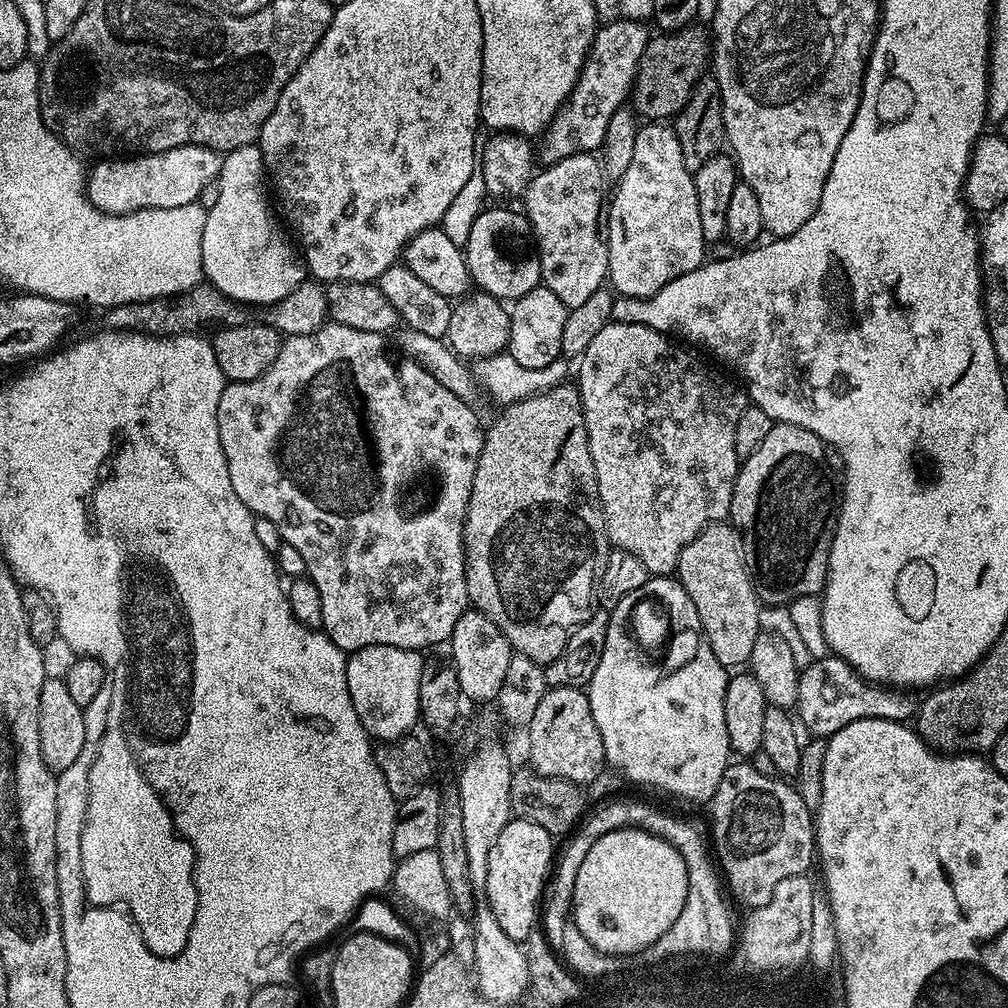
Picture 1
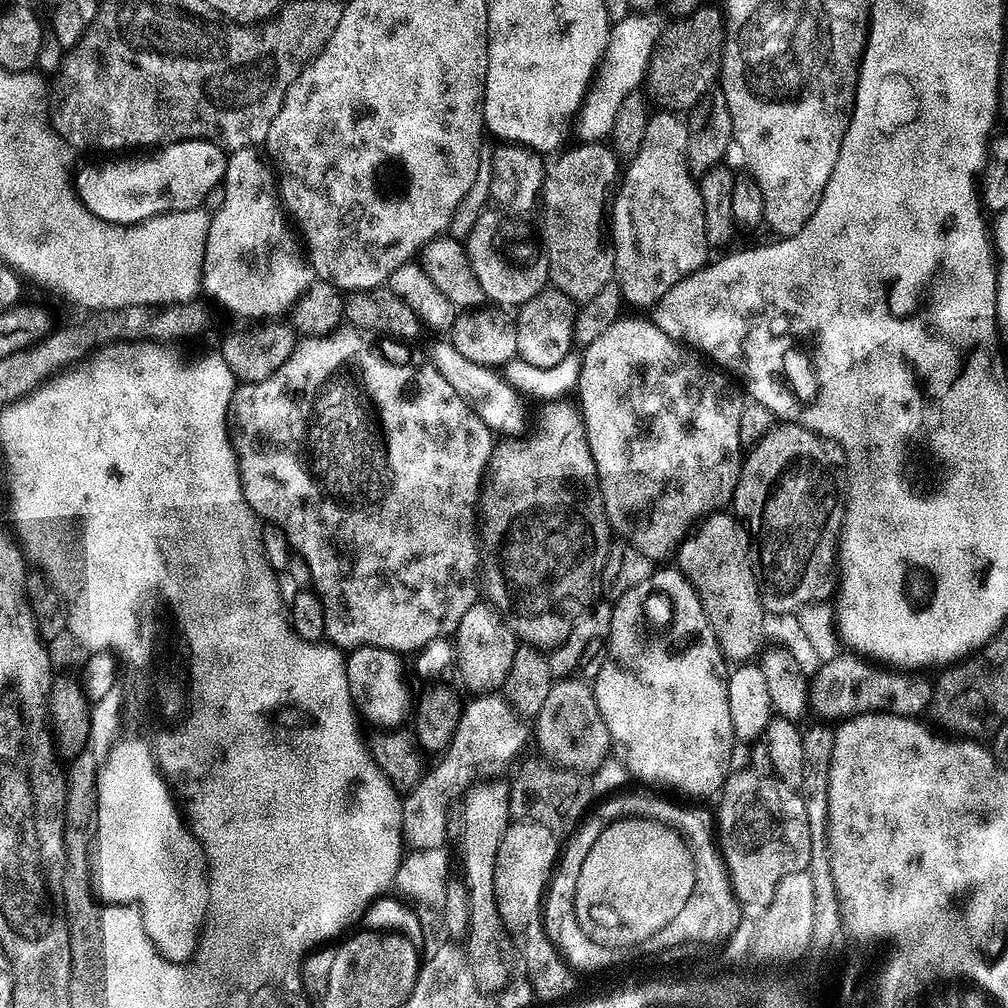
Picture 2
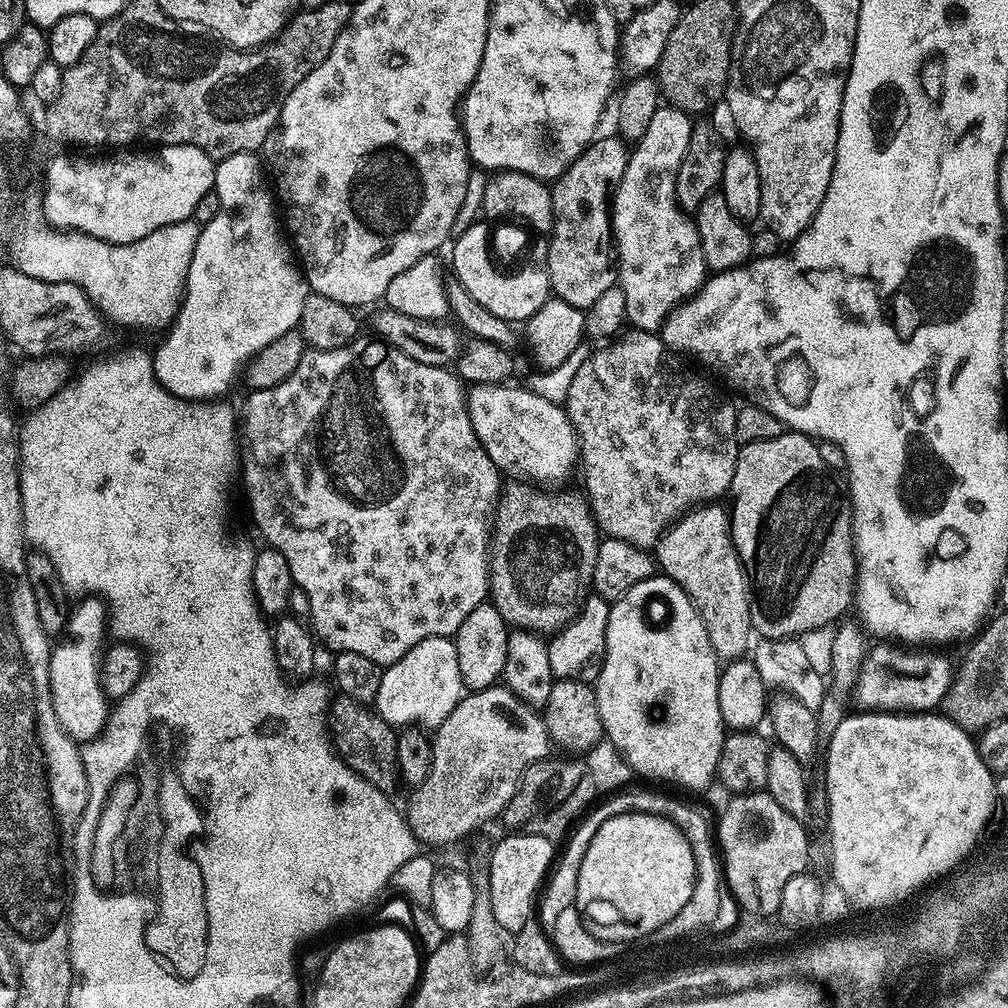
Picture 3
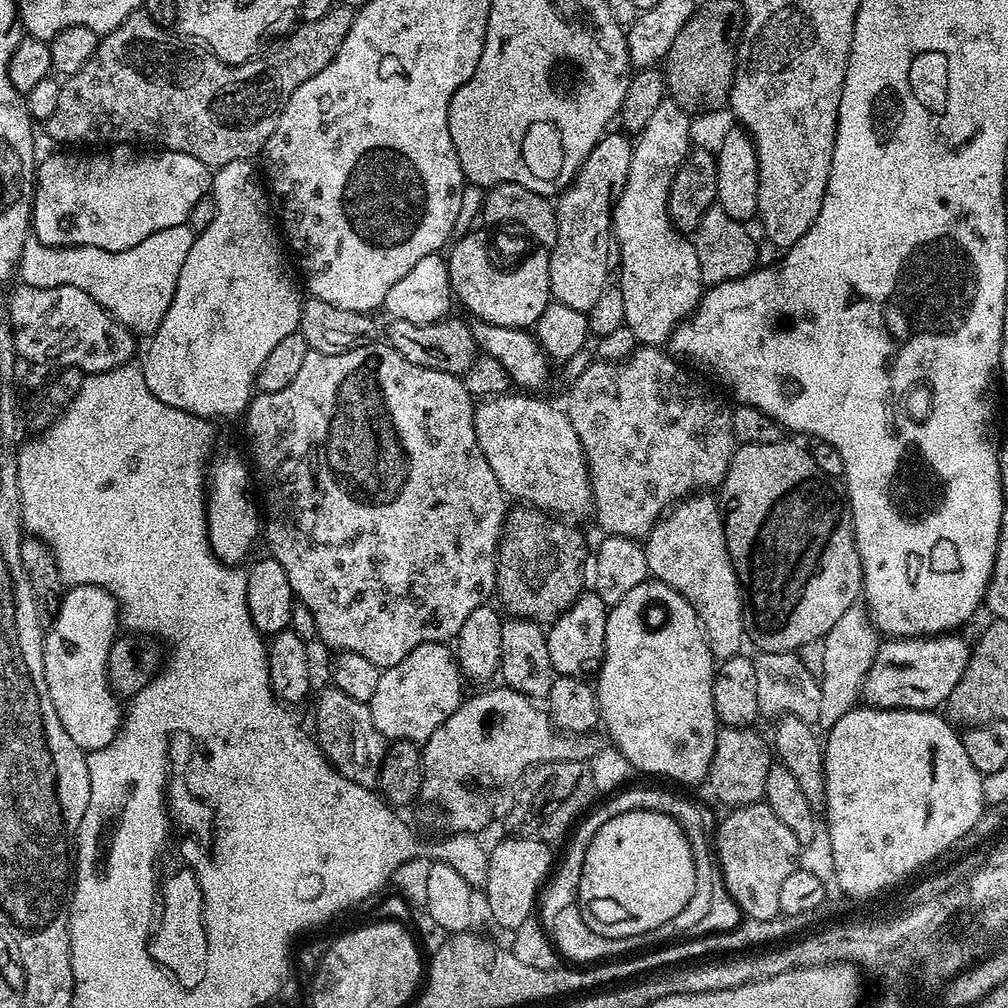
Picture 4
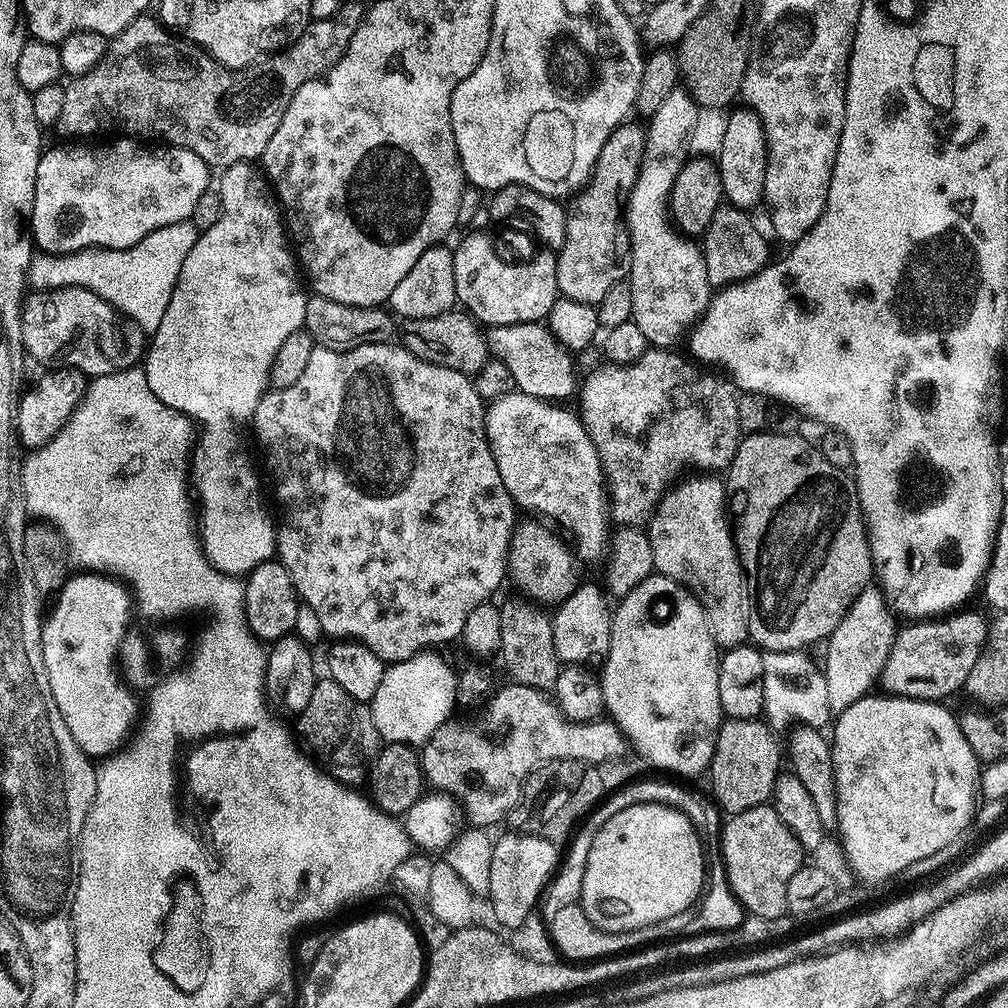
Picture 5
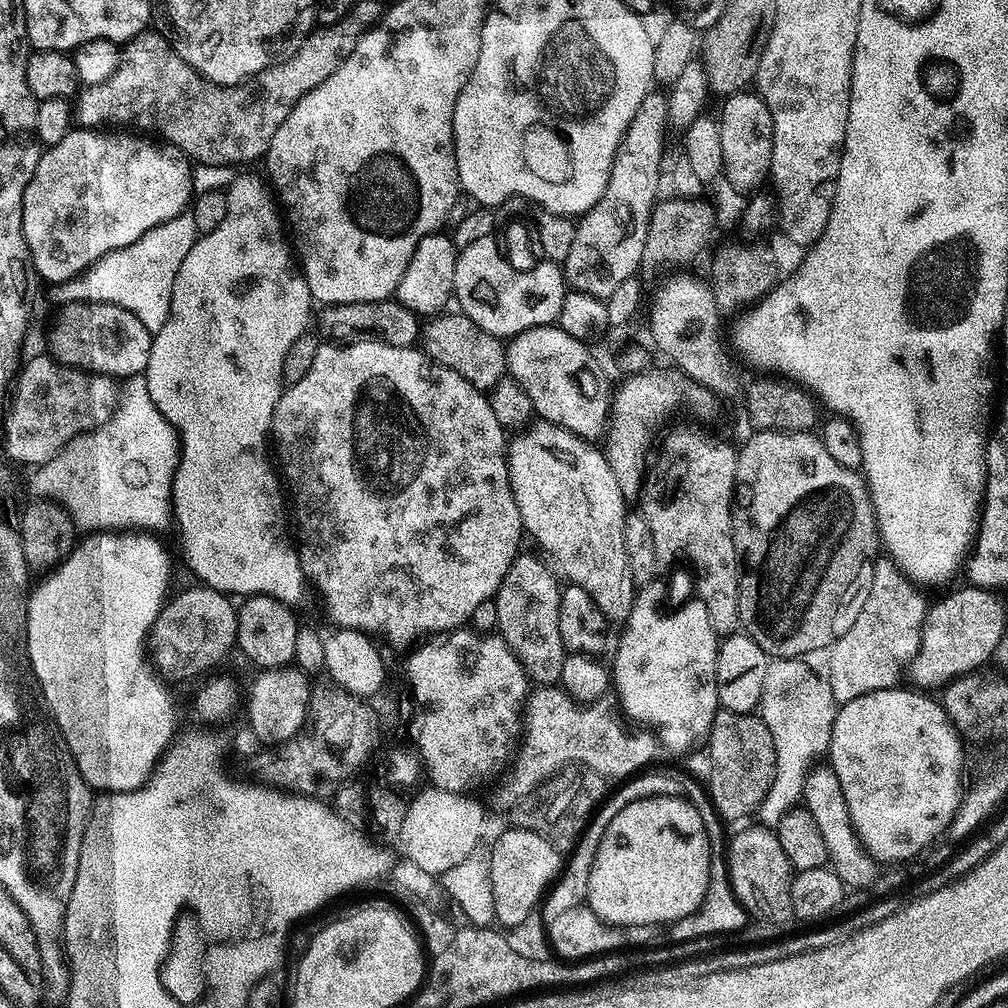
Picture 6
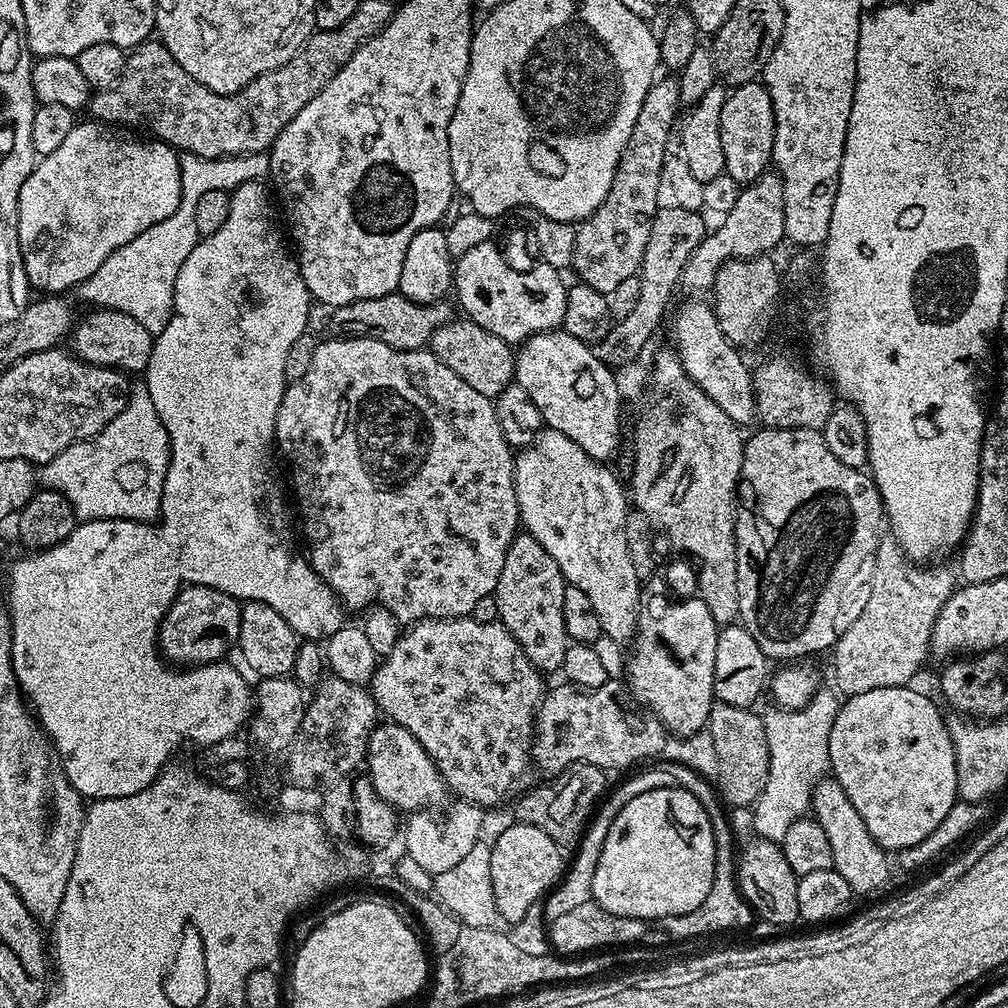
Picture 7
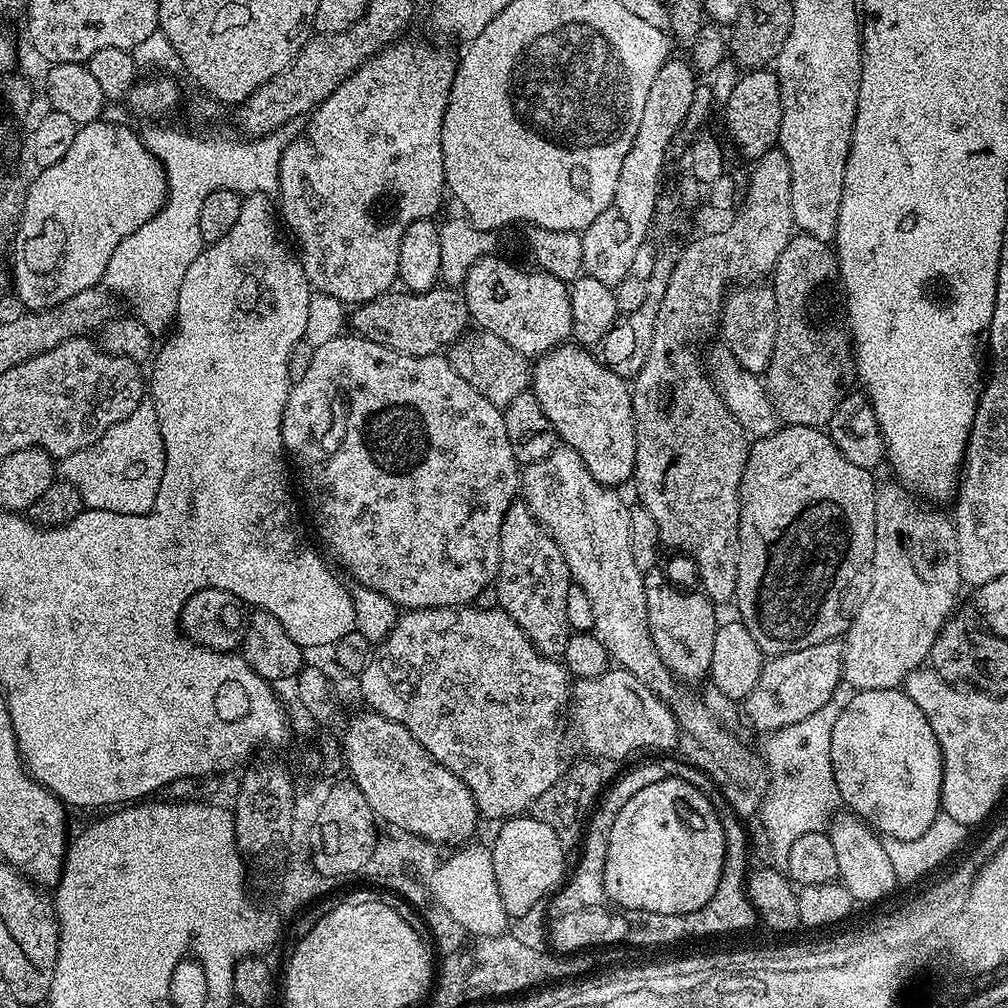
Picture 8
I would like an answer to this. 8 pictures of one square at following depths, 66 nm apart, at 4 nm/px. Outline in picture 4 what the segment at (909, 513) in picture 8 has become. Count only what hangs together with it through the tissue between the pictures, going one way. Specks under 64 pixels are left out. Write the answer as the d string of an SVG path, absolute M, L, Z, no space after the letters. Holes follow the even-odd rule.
M853 606L834 622L832 629L822 638L825 648L825 668L818 680L819 727L832 728L838 718L857 707L864 690L864 676L870 670L882 643L881 633L867 607Z

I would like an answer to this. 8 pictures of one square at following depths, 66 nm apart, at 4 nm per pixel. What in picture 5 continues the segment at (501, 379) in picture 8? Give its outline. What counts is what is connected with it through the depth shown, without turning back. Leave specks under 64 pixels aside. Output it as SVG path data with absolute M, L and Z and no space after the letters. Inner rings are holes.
M464 310L443 312L434 318L407 321L402 328L402 344L418 358L431 364L446 366L450 370L458 370L469 378L483 371L490 359L487 335L482 331L481 325Z

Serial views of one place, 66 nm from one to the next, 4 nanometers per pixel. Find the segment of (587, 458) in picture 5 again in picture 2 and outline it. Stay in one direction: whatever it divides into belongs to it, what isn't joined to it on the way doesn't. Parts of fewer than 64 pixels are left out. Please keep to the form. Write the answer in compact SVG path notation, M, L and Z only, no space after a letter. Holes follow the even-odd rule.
M442 338L438 344L432 348L431 367L438 370L438 374L442 374L442 378L446 378L446 382L450 382L450 386L454 386L454 390L458 390L458 398L462 398L476 412L476 417L488 427L488 431L493 434L499 434L504 438L516 438L521 435L519 433L524 428L524 404L519 392L509 386L507 380L499 371L478 366L462 358L462 354L458 354L458 350L452 345L451 339Z

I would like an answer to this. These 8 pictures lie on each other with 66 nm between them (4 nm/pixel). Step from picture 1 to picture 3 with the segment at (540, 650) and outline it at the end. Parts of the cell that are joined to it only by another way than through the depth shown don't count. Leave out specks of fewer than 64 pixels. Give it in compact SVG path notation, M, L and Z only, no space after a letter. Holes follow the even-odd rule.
M514 482L518 484L503 485L496 501L496 507L490 521L490 535L488 538L488 591L490 603L502 614L504 621L513 629L534 632L537 634L555 634L565 628L576 615L580 613L580 607L584 605L584 599L590 594L592 587L592 575L594 574L594 562L598 558L598 546L602 539L596 526L596 520L592 517L592 508L587 499L579 491L576 492L543 492L543 487L533 486L528 482Z

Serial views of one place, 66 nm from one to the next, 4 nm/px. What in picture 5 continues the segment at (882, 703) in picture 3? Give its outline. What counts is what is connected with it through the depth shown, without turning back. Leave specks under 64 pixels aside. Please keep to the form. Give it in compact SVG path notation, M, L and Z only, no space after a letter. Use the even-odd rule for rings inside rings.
M956 610L951 614L941 615L939 618L924 618L919 622L912 622L909 628L901 627L896 636L896 642L887 659L886 666L878 681L879 687L885 693L894 696L905 696L911 700L931 700L933 702L947 701L947 696L952 696L956 691L964 688L970 670L974 670L974 662L984 649L988 637L989 621L984 620L980 612L964 612Z

